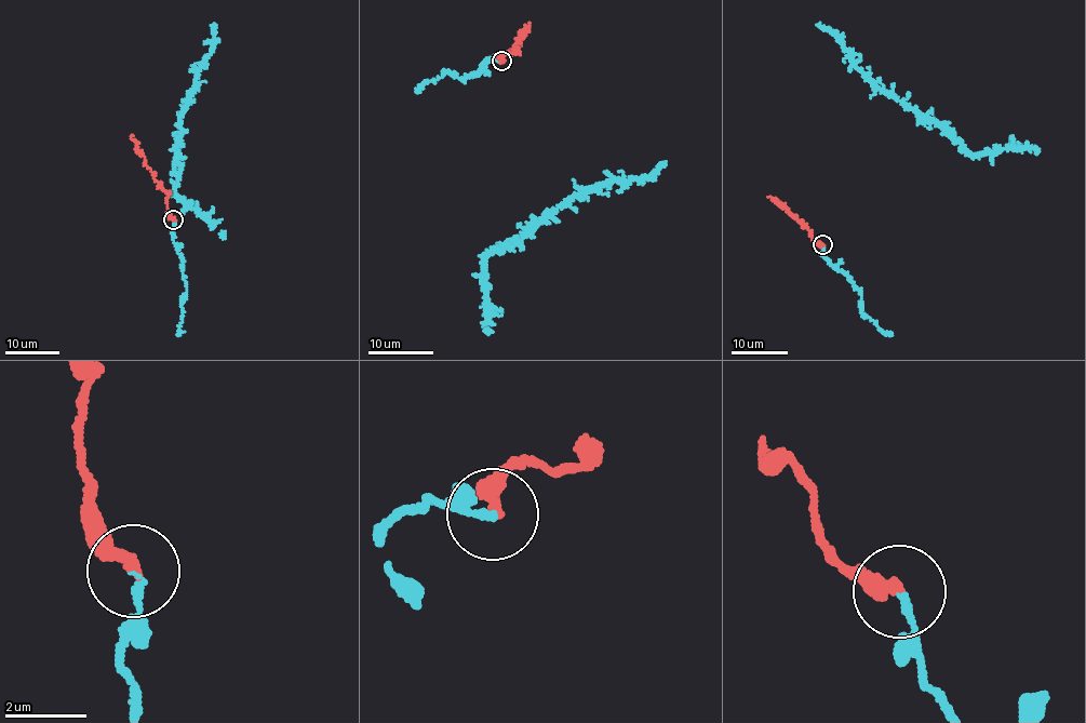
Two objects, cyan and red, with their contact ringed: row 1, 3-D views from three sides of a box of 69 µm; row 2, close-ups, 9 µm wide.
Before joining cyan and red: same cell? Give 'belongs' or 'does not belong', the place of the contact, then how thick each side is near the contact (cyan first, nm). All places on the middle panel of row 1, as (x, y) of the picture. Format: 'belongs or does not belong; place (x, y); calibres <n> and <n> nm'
belongs; place (501, 61); calibres 170 and 260 nm

